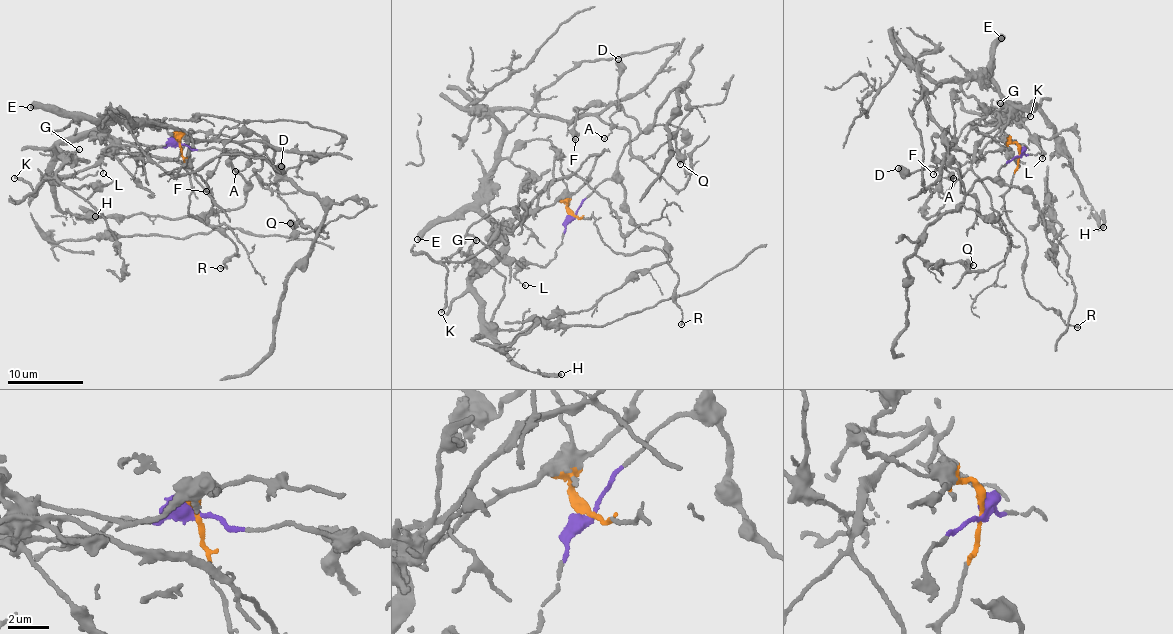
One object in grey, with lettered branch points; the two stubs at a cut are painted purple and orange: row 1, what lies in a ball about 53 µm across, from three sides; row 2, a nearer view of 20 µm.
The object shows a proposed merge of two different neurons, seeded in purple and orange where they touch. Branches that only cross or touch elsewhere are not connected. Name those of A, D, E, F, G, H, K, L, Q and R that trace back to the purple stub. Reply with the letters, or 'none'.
A, D, F, L, Q

